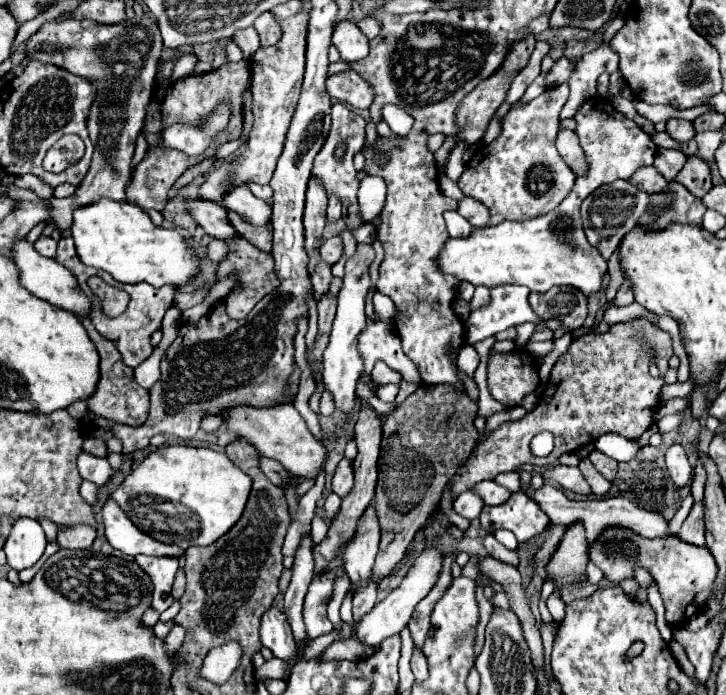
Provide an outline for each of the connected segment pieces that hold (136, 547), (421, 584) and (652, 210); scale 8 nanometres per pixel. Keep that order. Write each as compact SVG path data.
M112 498L104 504L102 514L104 514L106 538L110 540L112 548L120 550L124 556L138 556L138 554L170 556L170 558L184 556L184 550L176 548L176 544L162 544L152 536L140 532Z
M426 546L426 548L420 552L420 556L412 562L412 566L410 566L408 574L404 576L402 584L400 584L396 590L392 590L380 604L376 604L376 606L372 608L372 612L368 612L368 614L362 618L362 622L356 624L354 634L356 634L364 644L368 644L368 646L378 646L384 638L394 636L394 634L400 634L400 632L408 626L416 604L418 604L422 598L426 598L428 592L436 586L438 576L440 576L440 570L442 570L442 560L444 560L444 554L442 554L440 548L436 548L436 546Z
M670 182L662 192L652 194L648 210L640 216L638 226L648 230L664 230L674 224L692 224L702 226L702 216L706 206L696 200L680 182Z

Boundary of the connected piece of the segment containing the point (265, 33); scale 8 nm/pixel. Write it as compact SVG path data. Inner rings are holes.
M270 12L260 14L256 18L256 22L254 22L254 28L256 28L258 36L260 36L262 46L272 46L272 44L276 44L280 40L280 24Z

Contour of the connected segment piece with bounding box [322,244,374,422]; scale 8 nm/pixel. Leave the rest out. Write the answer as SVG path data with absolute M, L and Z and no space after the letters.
M358 244L358 250L352 258L346 262L346 276L344 276L344 286L338 294L338 312L334 320L334 328L330 334L328 348L324 352L324 388L332 394L334 406L348 414L344 422L354 420L350 414L354 412L354 400L356 400L356 382L362 376L364 362L360 360L360 354L356 352L356 336L366 328L366 316L364 316L364 300L370 290L370 274L368 268L374 262L374 248L372 244Z

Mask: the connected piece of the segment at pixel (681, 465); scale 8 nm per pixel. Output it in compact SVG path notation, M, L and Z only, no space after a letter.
M674 444L666 452L666 466L670 472L670 478L674 480L676 486L686 486L690 482L692 466L688 462L688 456L680 444Z

